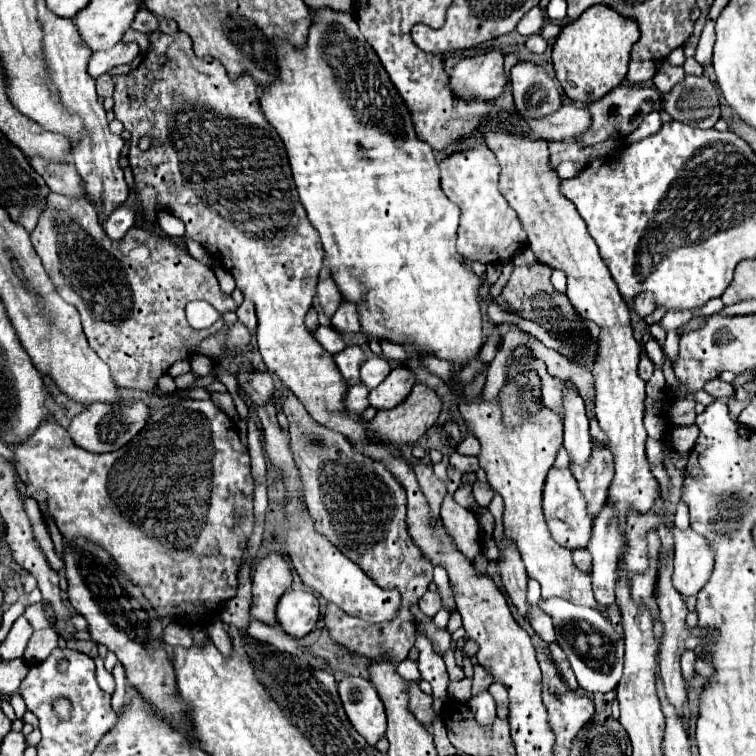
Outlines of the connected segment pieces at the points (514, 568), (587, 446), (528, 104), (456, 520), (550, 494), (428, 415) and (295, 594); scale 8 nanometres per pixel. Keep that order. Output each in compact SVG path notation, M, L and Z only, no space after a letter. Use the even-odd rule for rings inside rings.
M504 538L504 550L502 550L502 560L498 560L500 566L500 576L504 582L504 588L510 596L510 600L514 602L518 614L528 620L528 612L530 612L530 604L526 600L526 570L522 564L522 558L518 556L518 550L514 548L514 544L510 540Z
M576 388L564 390L564 446L576 464L586 464L592 452L590 424L584 412L584 400Z
M518 62L510 84L516 110L524 118L542 118L562 106L562 88L538 62Z
M450 494L442 502L440 518L446 530L454 536L458 550L466 554L466 558L474 560L482 552L482 542L478 542L480 540L478 520L470 520L470 510L456 504L456 500Z
M556 466L550 468L546 482L544 482L544 516L548 522L548 528L552 532L552 538L562 544L564 548L576 550L586 548L592 534L592 516L586 508L586 498L582 496L572 472L568 468L560 470Z
M416 384L414 390L410 392L410 396L402 404L398 404L392 410L380 410L376 414L376 418L372 422L368 422L368 430L370 430L370 436L380 442L390 442L394 446L402 446L402 444L412 446L418 442L418 438L428 428L432 428L436 424L440 410L442 410L442 400L436 396L436 392L432 388L428 388L426 384ZM418 428L420 428L420 434L418 434Z
M288 590L276 608L276 620L292 638L302 638L316 628L318 598L306 590Z

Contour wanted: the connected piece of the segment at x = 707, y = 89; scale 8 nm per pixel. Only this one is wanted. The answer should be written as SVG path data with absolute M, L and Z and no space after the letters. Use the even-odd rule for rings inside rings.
M686 76L668 94L662 96L662 108L674 120L712 128L720 118L718 90L708 76Z

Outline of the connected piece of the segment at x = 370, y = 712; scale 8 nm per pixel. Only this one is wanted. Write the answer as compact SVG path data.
M346 676L338 684L338 694L350 724L376 746L386 732L386 712L372 682L360 676Z

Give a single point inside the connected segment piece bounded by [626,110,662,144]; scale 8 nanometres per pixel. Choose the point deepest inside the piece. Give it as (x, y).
(652, 122)

